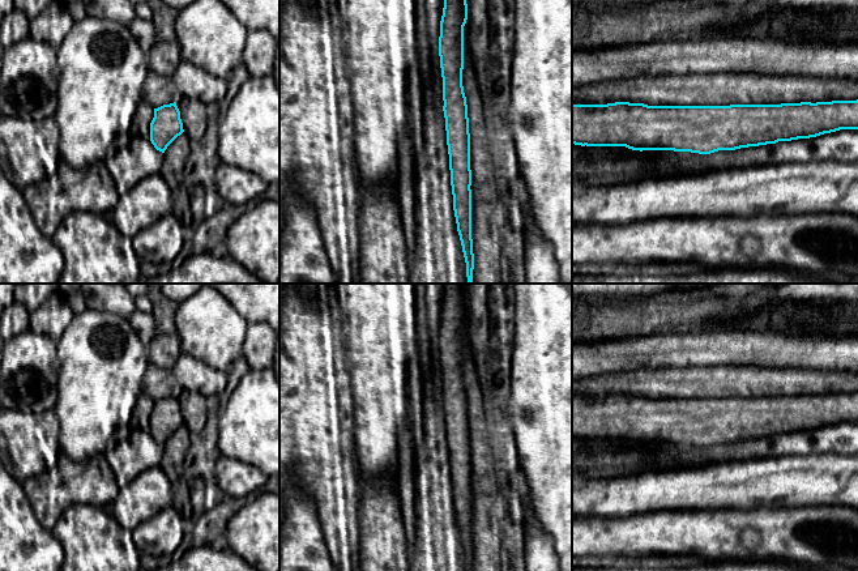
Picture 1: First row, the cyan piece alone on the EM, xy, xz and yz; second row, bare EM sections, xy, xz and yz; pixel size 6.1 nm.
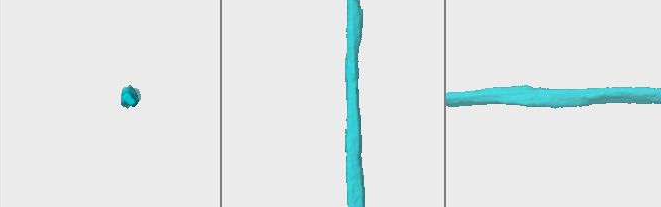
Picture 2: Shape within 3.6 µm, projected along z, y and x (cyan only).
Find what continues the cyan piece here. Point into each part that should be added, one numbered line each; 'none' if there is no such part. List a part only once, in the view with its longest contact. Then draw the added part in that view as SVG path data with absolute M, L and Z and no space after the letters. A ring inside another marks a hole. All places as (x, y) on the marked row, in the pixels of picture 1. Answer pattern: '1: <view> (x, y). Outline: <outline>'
none

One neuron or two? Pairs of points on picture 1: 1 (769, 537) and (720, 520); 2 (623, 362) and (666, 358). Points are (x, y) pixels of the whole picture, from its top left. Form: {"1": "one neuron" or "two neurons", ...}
{"1": "one neuron", "2": "one neuron"}

